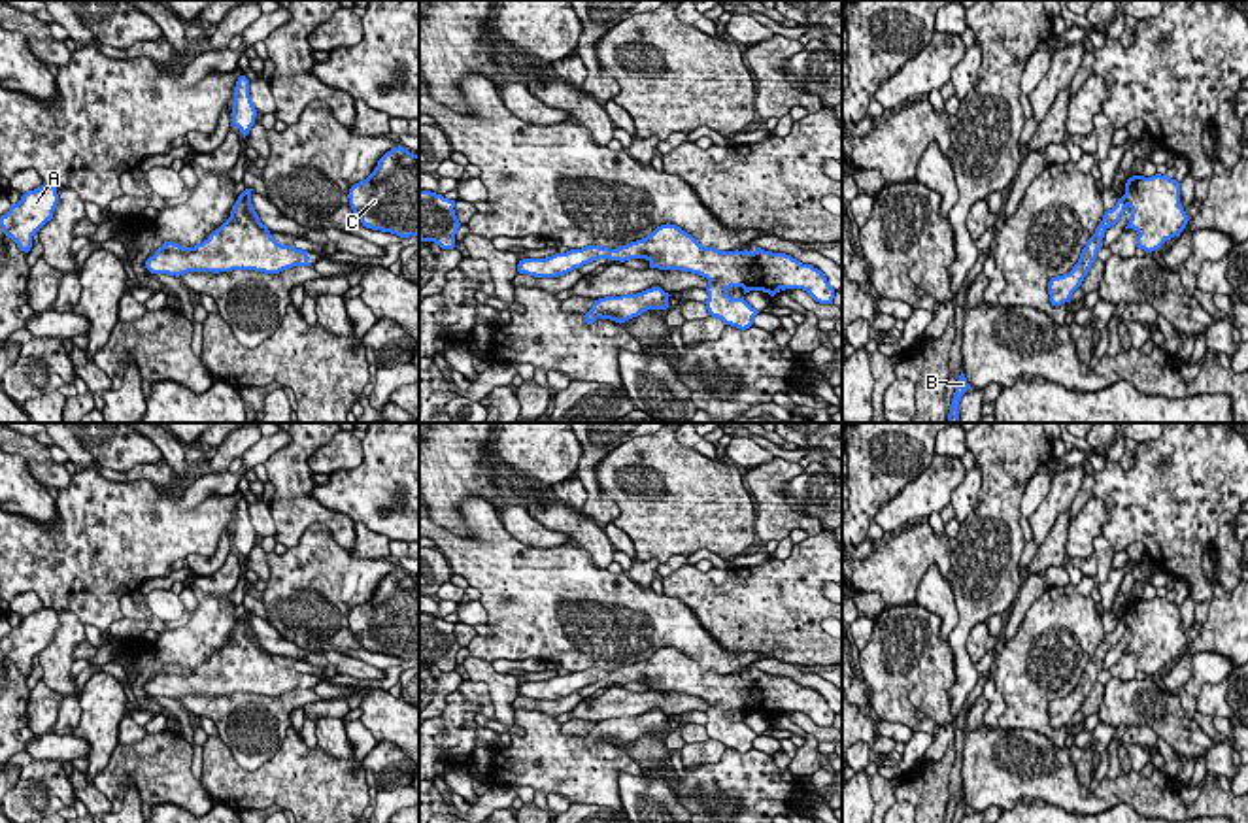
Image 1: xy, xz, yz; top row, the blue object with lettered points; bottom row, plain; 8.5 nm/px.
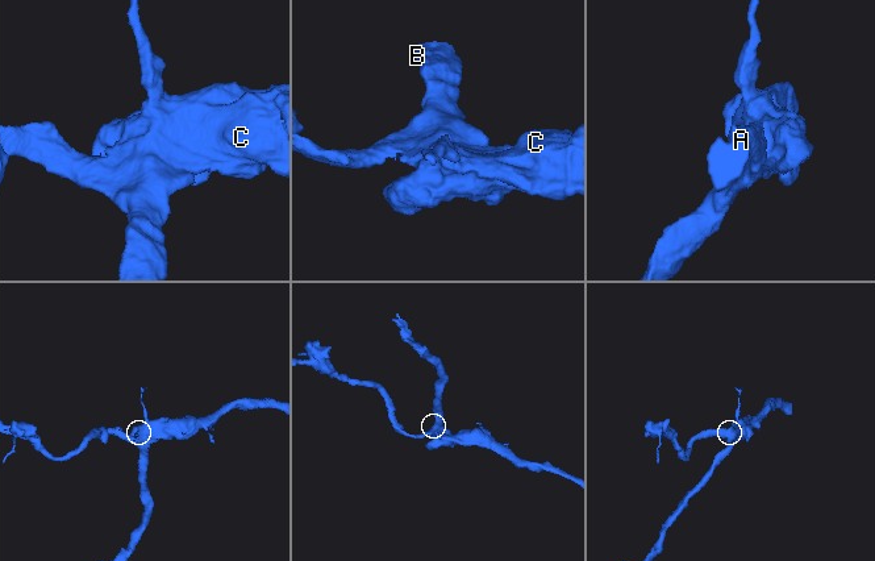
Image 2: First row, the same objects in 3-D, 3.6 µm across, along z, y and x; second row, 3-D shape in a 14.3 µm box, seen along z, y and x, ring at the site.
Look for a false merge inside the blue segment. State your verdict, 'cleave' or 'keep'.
keep

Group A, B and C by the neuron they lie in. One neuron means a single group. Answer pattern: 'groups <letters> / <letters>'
groups A B C

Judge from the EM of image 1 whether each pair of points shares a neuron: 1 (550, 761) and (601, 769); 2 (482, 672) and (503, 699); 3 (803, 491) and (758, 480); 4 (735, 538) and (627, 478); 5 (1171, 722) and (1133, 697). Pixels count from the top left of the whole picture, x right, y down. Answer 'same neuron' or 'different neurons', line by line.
1: same neuron
2: same neuron
3: different neurons
4: same neuron
5: same neuron

